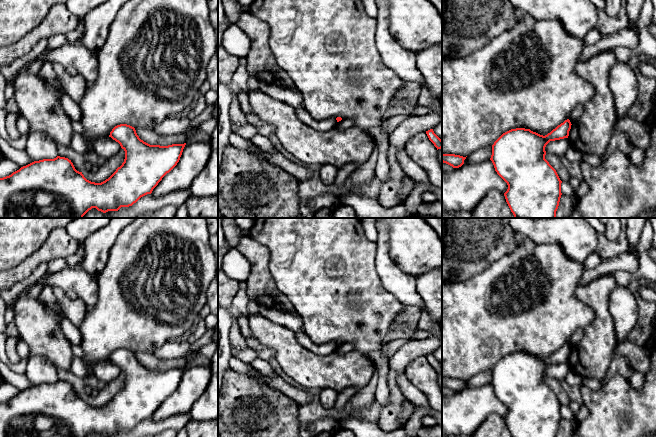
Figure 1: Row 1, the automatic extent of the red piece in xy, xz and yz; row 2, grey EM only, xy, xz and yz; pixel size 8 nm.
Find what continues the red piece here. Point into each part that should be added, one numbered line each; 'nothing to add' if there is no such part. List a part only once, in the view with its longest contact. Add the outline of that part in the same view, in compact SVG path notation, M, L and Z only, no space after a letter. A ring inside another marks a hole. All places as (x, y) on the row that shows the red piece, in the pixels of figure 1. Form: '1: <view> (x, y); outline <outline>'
nothing to add

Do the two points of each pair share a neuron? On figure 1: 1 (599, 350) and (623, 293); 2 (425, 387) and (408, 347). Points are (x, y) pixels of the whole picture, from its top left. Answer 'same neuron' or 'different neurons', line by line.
1: different neurons
2: different neurons

